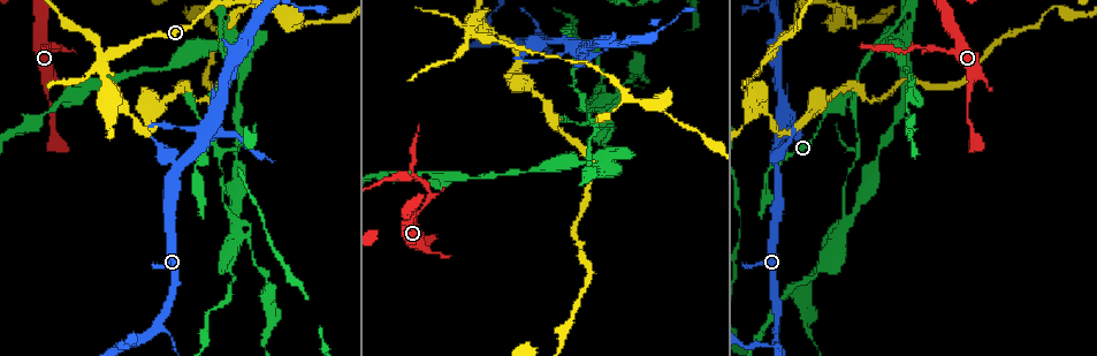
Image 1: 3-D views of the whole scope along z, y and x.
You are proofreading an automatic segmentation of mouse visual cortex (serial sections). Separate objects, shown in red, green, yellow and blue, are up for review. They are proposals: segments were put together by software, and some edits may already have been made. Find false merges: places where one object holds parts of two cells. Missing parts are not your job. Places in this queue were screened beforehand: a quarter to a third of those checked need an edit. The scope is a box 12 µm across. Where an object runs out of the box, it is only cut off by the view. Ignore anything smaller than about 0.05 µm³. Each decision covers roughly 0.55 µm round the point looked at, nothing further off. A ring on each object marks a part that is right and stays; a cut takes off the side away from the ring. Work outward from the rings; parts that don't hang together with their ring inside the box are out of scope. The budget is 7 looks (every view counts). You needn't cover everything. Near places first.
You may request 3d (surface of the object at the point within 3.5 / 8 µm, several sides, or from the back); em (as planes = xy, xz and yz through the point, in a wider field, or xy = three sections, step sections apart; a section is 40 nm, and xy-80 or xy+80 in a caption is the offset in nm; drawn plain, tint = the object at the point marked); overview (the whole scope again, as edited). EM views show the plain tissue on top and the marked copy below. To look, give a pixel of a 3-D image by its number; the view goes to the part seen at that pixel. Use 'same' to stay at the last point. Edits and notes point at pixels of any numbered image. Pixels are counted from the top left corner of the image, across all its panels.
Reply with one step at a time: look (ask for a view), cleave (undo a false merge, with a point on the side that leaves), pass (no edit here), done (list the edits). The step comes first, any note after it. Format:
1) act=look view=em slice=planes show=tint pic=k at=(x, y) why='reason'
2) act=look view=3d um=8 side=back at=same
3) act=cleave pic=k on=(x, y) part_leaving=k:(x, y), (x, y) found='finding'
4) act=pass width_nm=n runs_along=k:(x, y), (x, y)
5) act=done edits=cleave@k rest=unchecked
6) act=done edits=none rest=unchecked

act=look view=3d um=8 pic=1 at=(430, 189) why='abrupt turn'

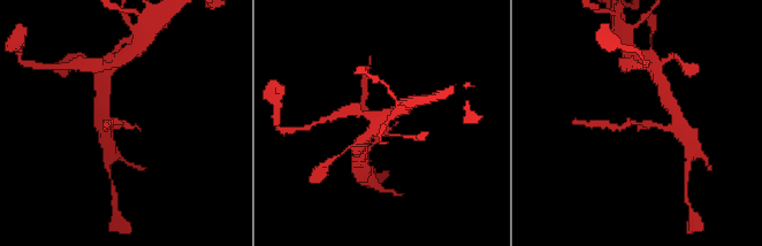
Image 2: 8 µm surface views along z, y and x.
act=look view=em slice=xy step=3 show=tint pic=2 at=(641, 124) why='shape alone is not enough'

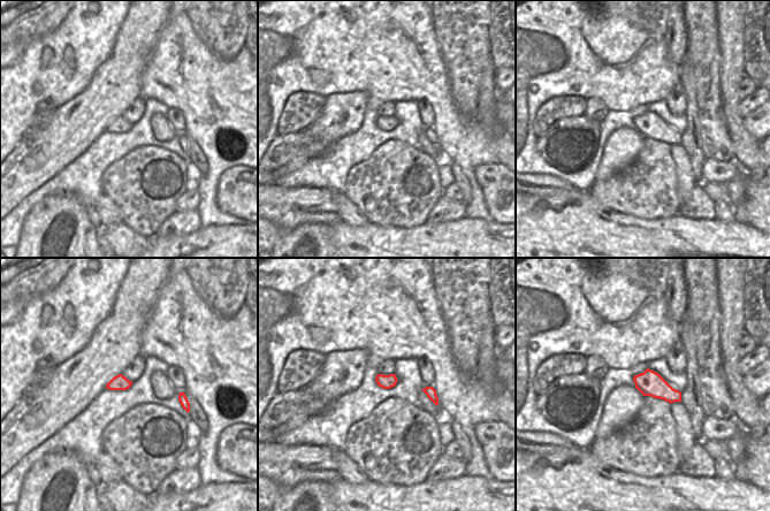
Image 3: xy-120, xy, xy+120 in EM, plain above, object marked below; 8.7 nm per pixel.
act=pass found='all the same cell'

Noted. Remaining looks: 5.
act=look view=3d um=3.5 pic=1 at=(219, 10) why='two arms in line, one across'

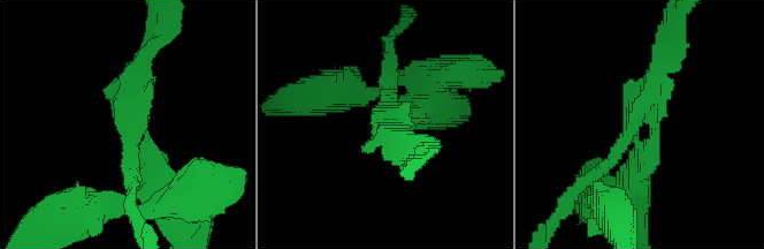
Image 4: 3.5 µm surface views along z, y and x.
act=look view=em slice=planes show=tint pic=4 at=(658, 127) arms=3 arm_widths_nm=150,200,300

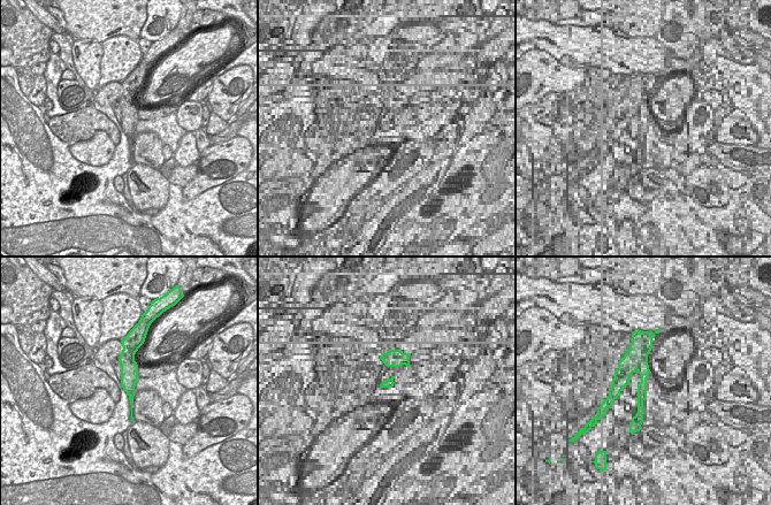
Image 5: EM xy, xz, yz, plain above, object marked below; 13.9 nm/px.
act=look view=em slice=xy step=5 show=tint at=same

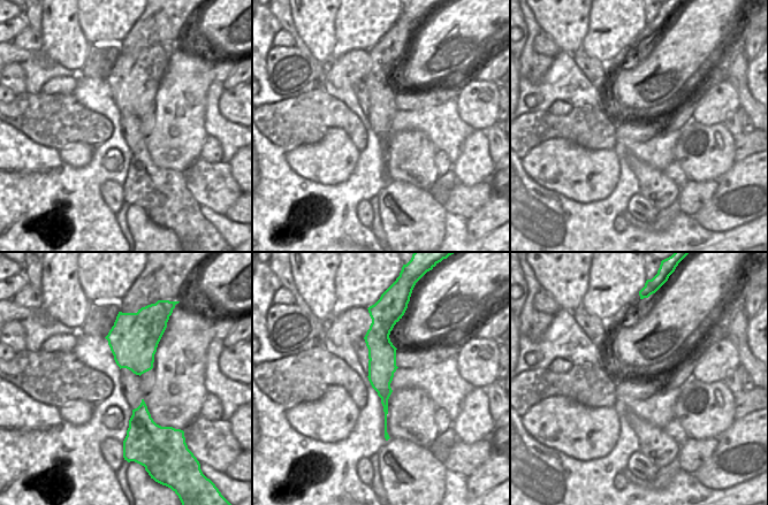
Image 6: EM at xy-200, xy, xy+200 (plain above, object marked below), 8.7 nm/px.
act=cleave pic=4 on=(623, 174) part_leaving=4:(652, 114), (652, 146), (626, 203) found='a second cell is stuck on'

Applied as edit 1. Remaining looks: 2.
act=look view=3d um=3.5 pic=1 at=(211, 128) why='a fork'

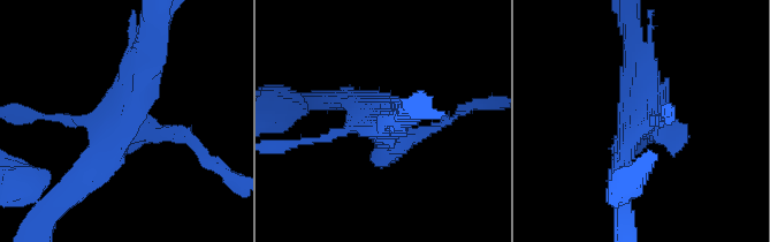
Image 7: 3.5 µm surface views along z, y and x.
act=look view=em slice=xy step=1 show=tint pic=7 at=(642, 119) why='shape alone is not enough'

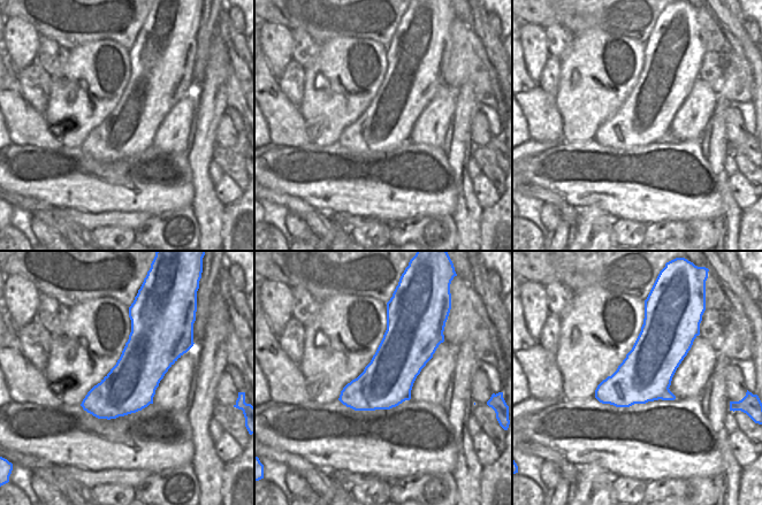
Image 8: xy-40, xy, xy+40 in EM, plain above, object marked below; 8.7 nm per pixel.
act=cleave pic=7 on=(174, 129) width_nm=440 border=8:(669, 389), (660, 398) found='a second cell is stuck on'

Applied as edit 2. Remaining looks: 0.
act=done edits=cleave@4,cleave@7 rest=unchecked

